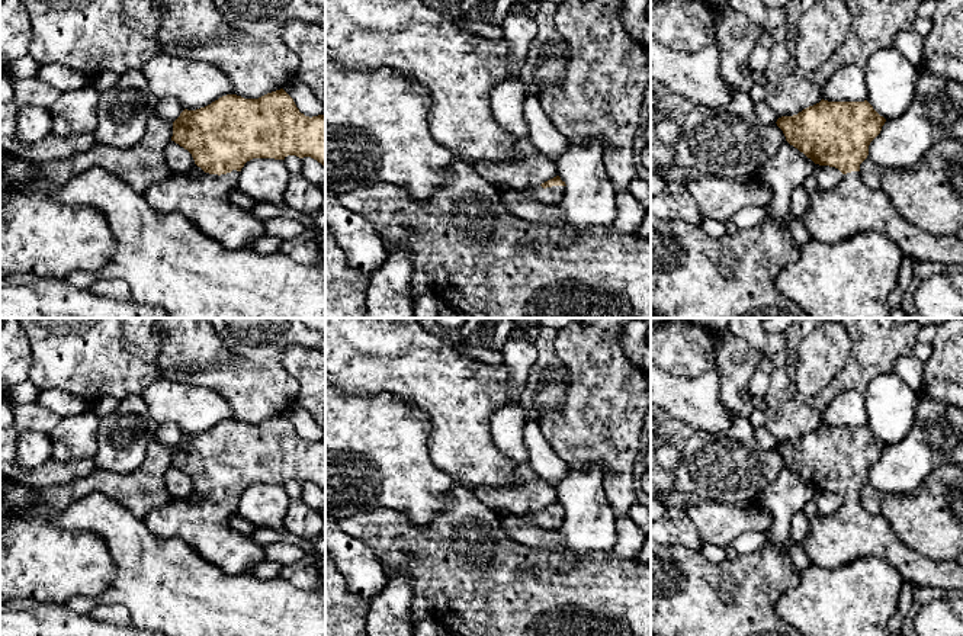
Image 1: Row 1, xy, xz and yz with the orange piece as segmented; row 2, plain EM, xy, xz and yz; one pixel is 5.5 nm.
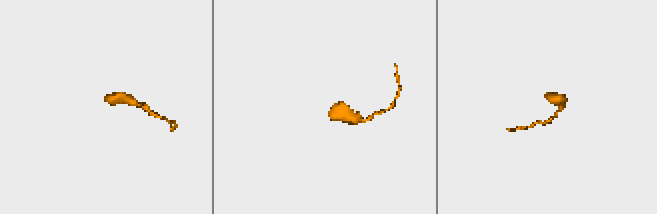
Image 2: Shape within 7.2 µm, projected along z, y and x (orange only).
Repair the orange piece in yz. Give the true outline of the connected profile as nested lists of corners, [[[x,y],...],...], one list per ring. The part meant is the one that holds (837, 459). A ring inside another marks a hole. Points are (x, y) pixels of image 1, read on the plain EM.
[[[828,427],[781,441],[777,452],[786,466],[815,489],[842,498],[838,510],[810,518],[802,549],[812,563],[835,569],[871,556],[890,563],[914,587],[963,591],[963,568],[957,560],[932,560],[899,540],[889,521],[870,514],[860,501],[870,468],[886,444],[864,427]]]

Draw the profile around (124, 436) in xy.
[[[141,395],[122,398],[118,408],[99,423],[97,452],[93,457],[97,469],[112,473],[135,472],[142,465],[157,428]]]

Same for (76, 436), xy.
[[[92,408],[80,415],[64,417],[49,433],[55,462],[73,462],[94,457],[97,452],[97,430],[100,418]]]

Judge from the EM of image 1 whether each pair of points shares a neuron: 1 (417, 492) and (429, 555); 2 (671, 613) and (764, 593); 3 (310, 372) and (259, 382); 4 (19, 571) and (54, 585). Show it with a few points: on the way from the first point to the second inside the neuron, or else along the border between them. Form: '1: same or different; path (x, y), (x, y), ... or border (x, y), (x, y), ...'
1: different; border (448, 501), (427, 523), (391, 511)
2: same; path (695, 613), (722, 613), (741, 594)
3: different; border (283, 344), (282, 366), (299, 388), (297, 401)
4: same; path (28, 571), (39, 571), (45, 577)

